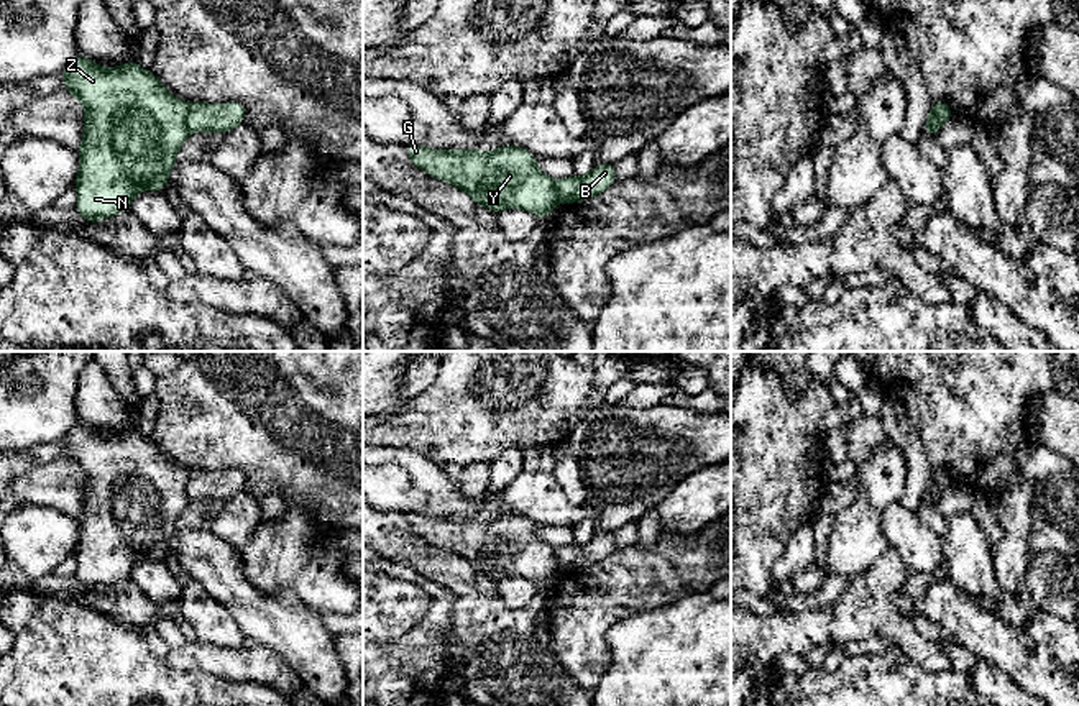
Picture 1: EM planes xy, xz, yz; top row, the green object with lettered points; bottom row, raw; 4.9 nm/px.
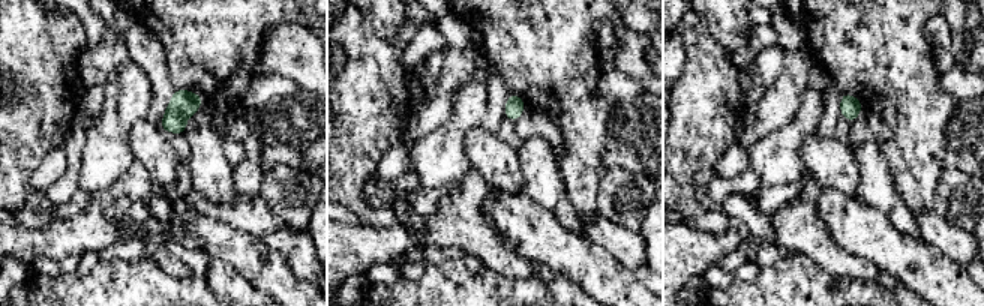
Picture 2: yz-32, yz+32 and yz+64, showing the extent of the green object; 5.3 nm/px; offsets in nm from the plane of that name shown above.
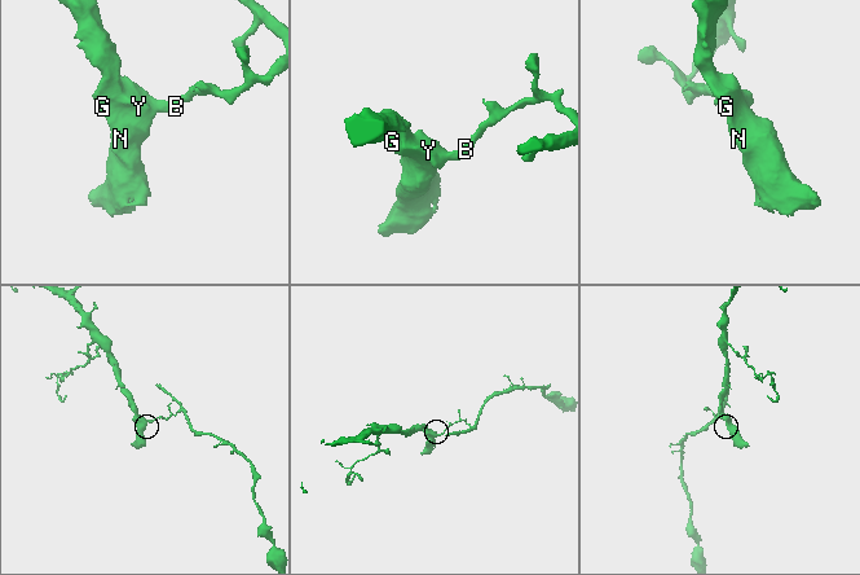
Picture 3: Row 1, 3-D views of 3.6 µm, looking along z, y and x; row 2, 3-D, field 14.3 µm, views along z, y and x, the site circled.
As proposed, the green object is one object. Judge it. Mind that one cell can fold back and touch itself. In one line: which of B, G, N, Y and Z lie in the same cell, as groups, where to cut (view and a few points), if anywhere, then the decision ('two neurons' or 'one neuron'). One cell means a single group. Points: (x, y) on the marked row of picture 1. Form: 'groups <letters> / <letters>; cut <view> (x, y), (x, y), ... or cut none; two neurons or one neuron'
groups B / G N Y Z; cut xy (191, 104), (186, 120), (189, 132); two neurons

